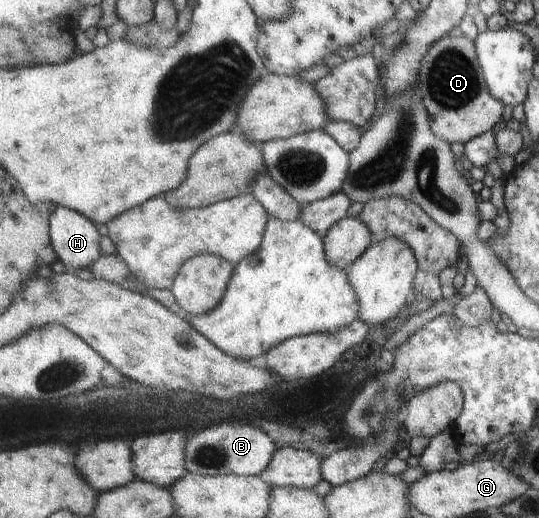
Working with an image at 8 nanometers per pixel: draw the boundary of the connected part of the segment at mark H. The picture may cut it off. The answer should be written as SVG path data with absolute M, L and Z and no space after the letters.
M58 206L50 218L52 246L59 261L71 271L90 268L101 258L101 236L94 225L86 215L67 207Z

